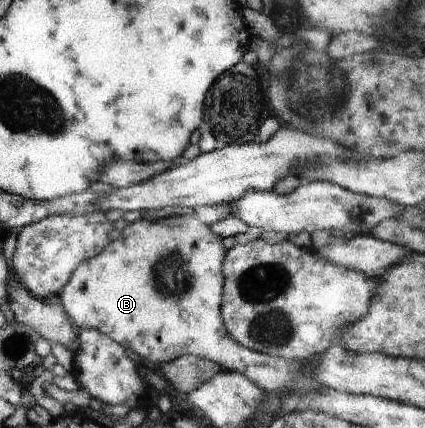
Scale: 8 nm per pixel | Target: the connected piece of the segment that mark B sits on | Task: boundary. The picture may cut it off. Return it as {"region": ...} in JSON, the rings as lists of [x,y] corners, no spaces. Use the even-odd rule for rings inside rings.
{"region":[[[188,214],[152,221],[139,219],[120,226],[122,231],[119,237],[110,241],[100,255],[78,265],[70,281],[58,294],[65,313],[78,329],[97,329],[126,351],[146,357],[151,366],[165,364],[188,354],[215,361],[228,372],[241,373],[264,391],[272,391],[281,397],[288,394],[310,396],[326,391],[313,374],[314,361],[301,362],[252,351],[229,336],[221,318],[224,283],[222,263],[227,250],[222,245],[222,238],[210,229],[210,225],[196,215]]]}

